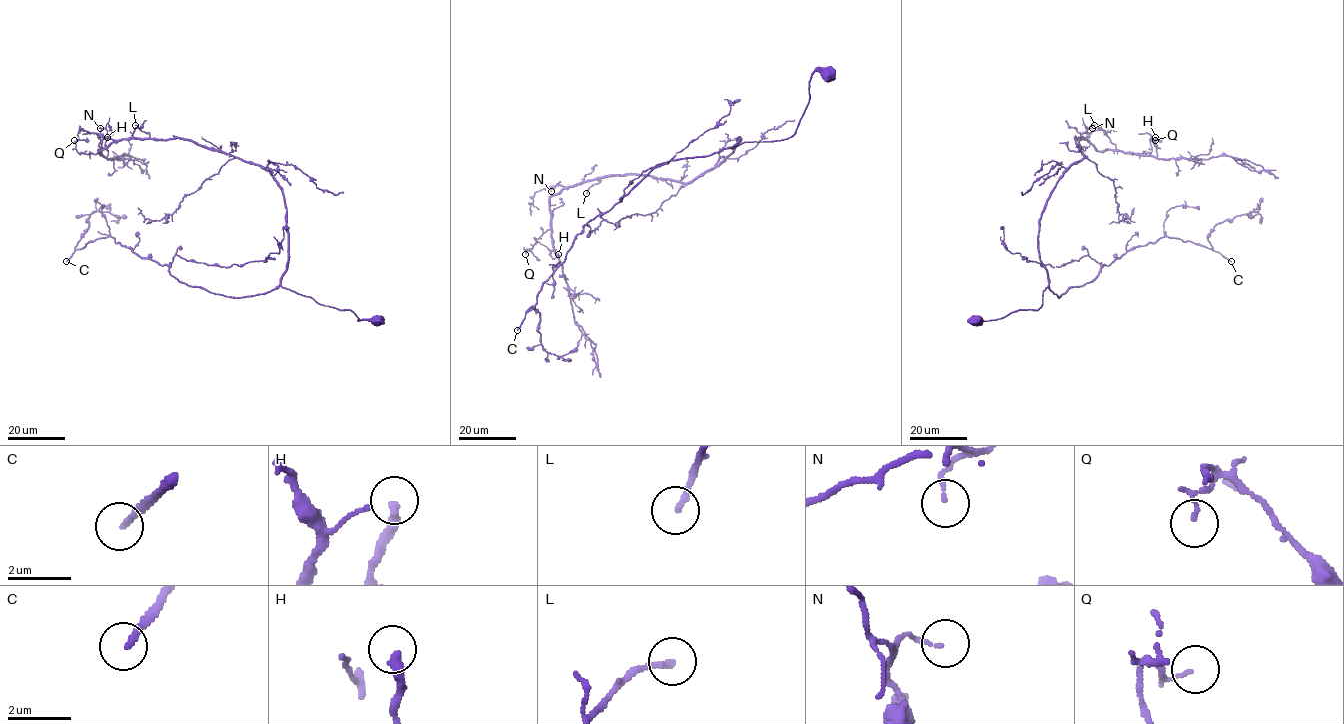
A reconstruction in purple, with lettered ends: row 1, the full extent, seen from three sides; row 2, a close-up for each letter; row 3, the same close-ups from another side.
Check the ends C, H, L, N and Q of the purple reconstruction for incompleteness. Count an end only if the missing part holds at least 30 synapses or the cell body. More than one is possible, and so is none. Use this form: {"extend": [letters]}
{"extend": ["C"]}

